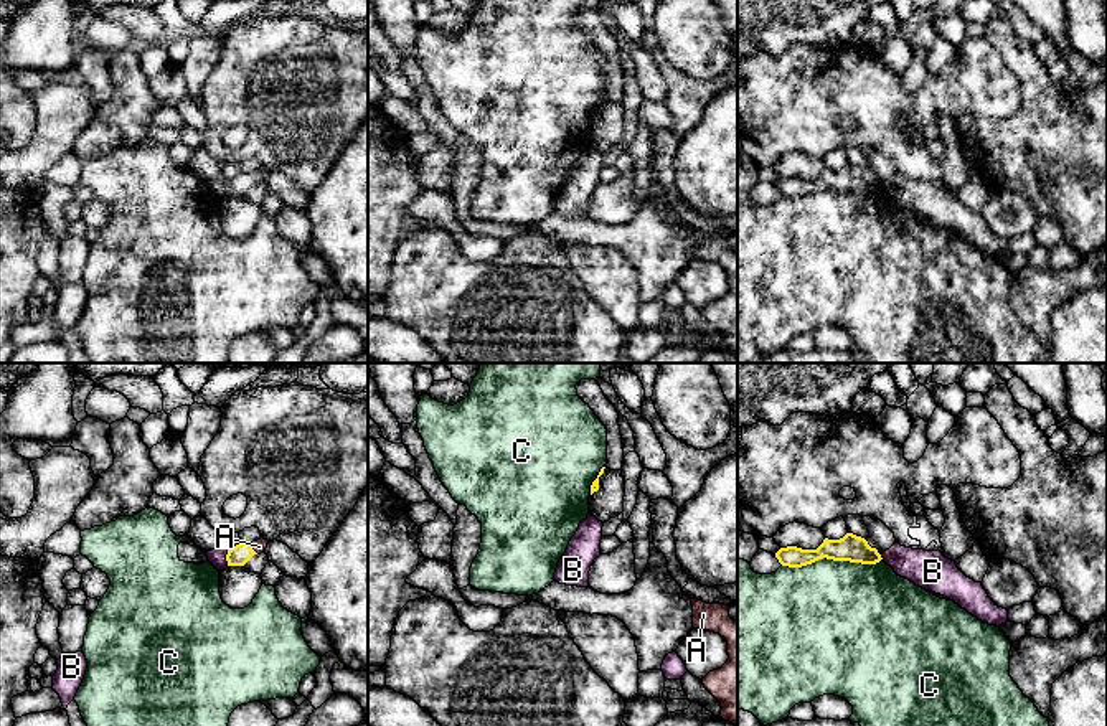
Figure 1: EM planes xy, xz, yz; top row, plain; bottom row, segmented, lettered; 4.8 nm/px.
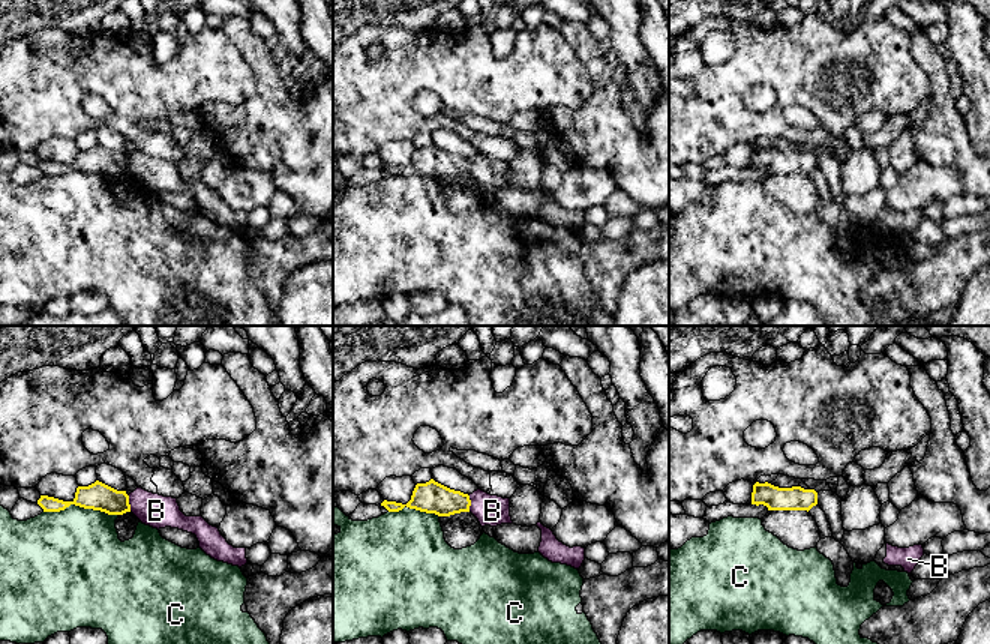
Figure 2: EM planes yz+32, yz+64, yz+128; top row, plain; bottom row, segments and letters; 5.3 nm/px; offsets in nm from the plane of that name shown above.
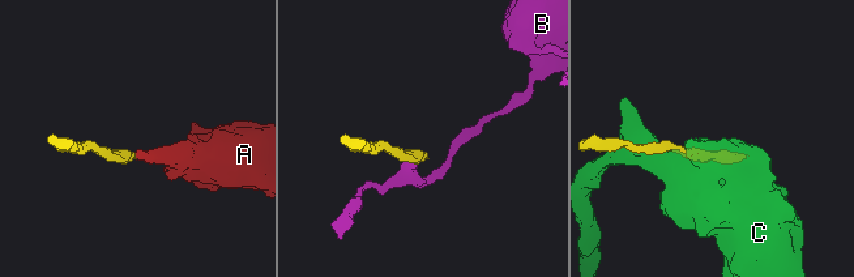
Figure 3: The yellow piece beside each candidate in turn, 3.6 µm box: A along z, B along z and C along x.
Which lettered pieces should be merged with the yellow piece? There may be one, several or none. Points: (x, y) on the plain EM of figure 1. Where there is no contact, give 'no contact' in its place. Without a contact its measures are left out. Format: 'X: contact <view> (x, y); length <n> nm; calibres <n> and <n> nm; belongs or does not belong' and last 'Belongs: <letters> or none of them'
A: contact xy (251, 179); length 70 nm; calibres 100 and 70 nm; belongs
B: contact xy (226, 188); length 90 nm; calibres 100 and 90 nm; does not belong
C: contact yz (832, 188); length 480 nm; calibres 130 and 480 nm; does not belong
Belongs: A

